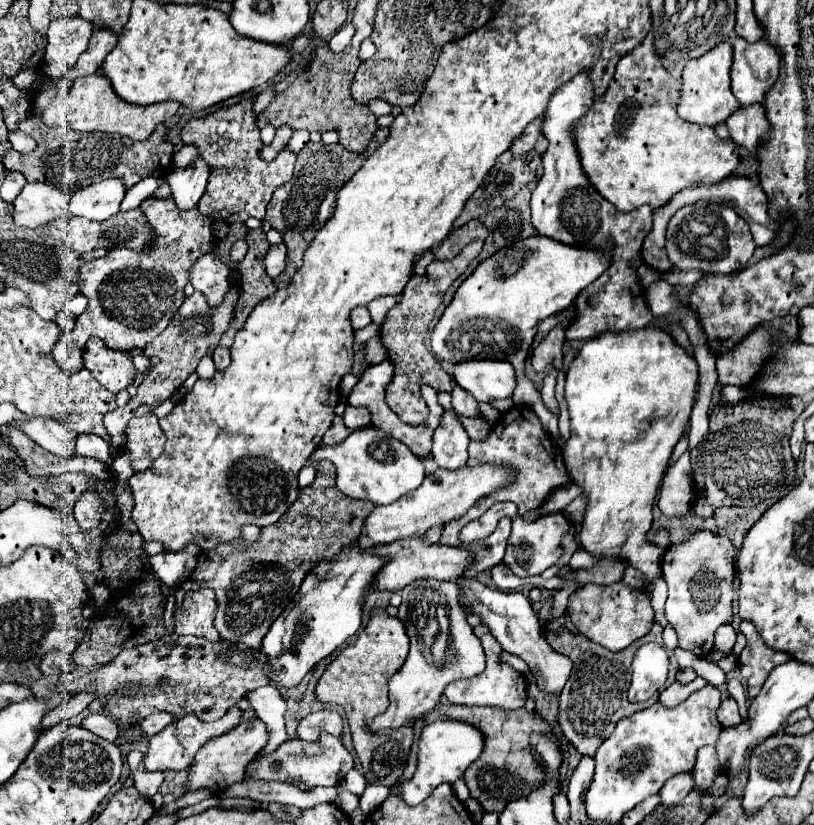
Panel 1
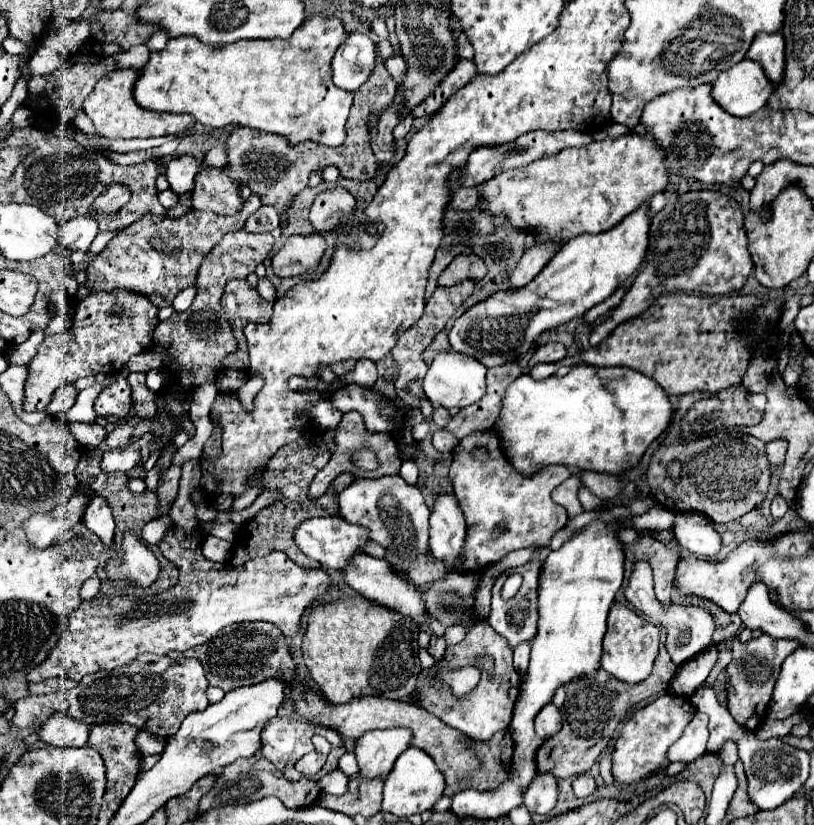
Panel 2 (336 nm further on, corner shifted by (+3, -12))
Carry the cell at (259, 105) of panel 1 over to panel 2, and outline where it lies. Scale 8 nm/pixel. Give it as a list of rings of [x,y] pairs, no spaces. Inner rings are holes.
[[[218,141],[202,159],[202,165],[208,169],[222,169],[226,161],[226,153],[224,153],[224,141]]]

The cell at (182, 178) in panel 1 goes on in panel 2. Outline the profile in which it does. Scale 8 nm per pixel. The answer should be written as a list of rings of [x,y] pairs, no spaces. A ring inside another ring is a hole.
[[[192,155],[174,157],[166,169],[166,179],[170,183],[170,189],[176,191],[178,195],[186,195],[190,189],[194,189],[194,177],[198,169],[200,165]]]

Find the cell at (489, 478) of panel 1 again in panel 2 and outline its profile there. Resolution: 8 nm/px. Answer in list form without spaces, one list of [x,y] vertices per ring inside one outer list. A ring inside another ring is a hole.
[[[334,515],[334,517],[320,517],[320,519],[302,521],[294,529],[294,541],[306,557],[318,561],[322,567],[342,569],[344,565],[348,565],[352,555],[360,553],[360,545],[364,545],[368,541],[368,535],[366,535],[366,529],[360,529],[358,525],[350,525],[342,517]]]

